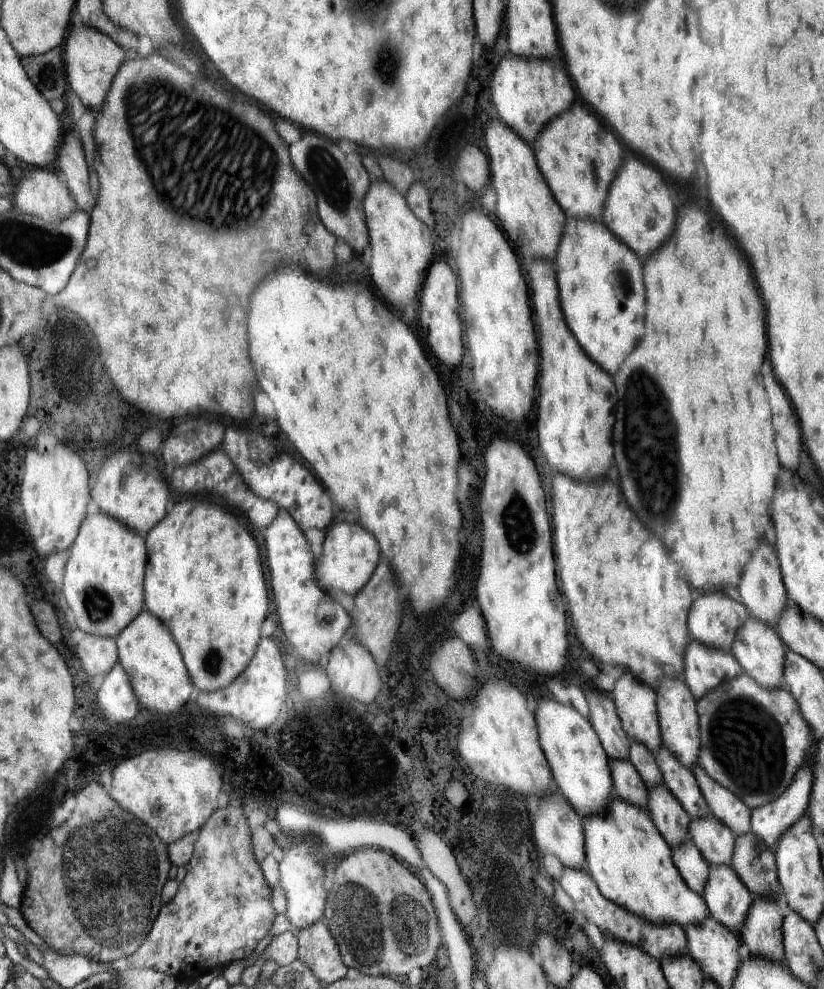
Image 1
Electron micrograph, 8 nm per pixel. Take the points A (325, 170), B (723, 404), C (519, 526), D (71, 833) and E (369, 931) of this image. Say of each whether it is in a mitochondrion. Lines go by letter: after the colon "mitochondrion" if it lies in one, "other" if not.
A: mitochondrion
B: other
C: mitochondrion
D: other
E: mitochondrion

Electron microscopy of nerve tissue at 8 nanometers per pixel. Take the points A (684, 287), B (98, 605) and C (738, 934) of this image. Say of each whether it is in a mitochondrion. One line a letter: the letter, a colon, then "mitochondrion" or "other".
A: other
B: mitochondrion
C: other

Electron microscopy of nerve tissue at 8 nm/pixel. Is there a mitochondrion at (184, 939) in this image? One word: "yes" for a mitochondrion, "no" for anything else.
no

